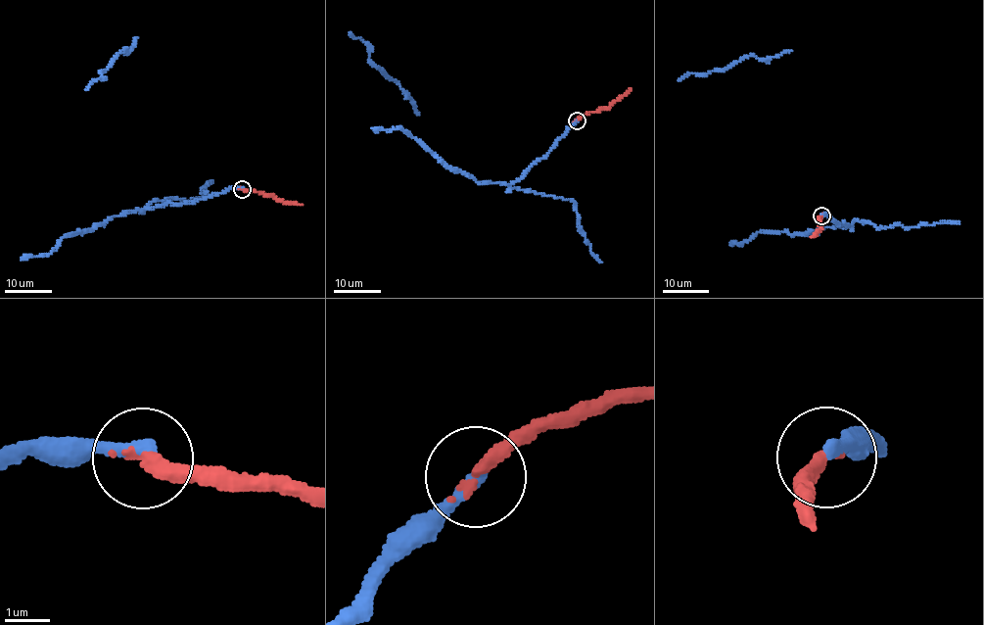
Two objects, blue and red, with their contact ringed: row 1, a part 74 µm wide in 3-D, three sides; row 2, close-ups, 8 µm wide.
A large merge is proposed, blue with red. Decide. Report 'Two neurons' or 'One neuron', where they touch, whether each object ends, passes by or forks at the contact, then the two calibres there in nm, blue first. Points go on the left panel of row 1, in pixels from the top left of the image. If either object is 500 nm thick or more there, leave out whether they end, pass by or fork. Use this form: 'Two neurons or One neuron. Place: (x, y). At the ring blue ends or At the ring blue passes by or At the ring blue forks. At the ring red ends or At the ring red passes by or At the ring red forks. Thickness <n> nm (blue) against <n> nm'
One neuron. Place: (242, 189). At the ring blue ends. At the ring red ends. Thickness 320 nm (blue) against 340 nm

